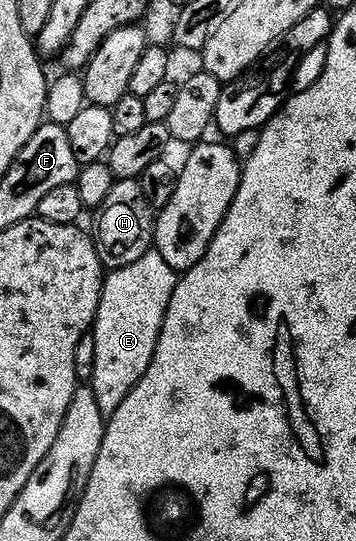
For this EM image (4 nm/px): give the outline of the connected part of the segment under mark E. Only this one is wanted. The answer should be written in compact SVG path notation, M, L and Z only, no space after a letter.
M153 247L143 255L139 255L135 263L127 263L127 267L110 269L104 274L97 318L91 326L95 339L95 363L91 384L95 391L95 403L99 403L99 411L106 419L113 414L115 407L119 407L119 403L123 403L123 399L127 399L127 391L131 391L131 387L139 383L143 371L147 371L151 363L151 355L155 351L155 343L159 339L163 315L167 311L171 291L175 291L178 276L178 270L169 266L167 259L163 259L163 255L159 255Z

